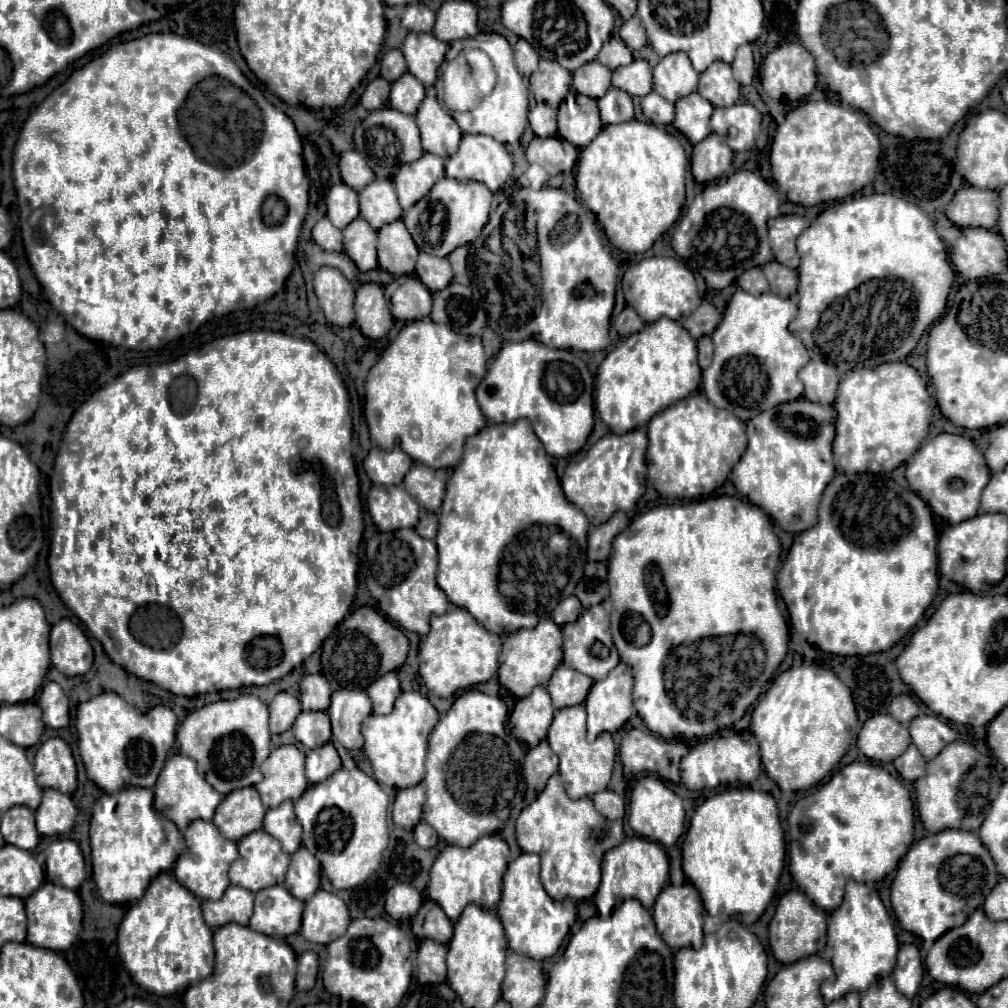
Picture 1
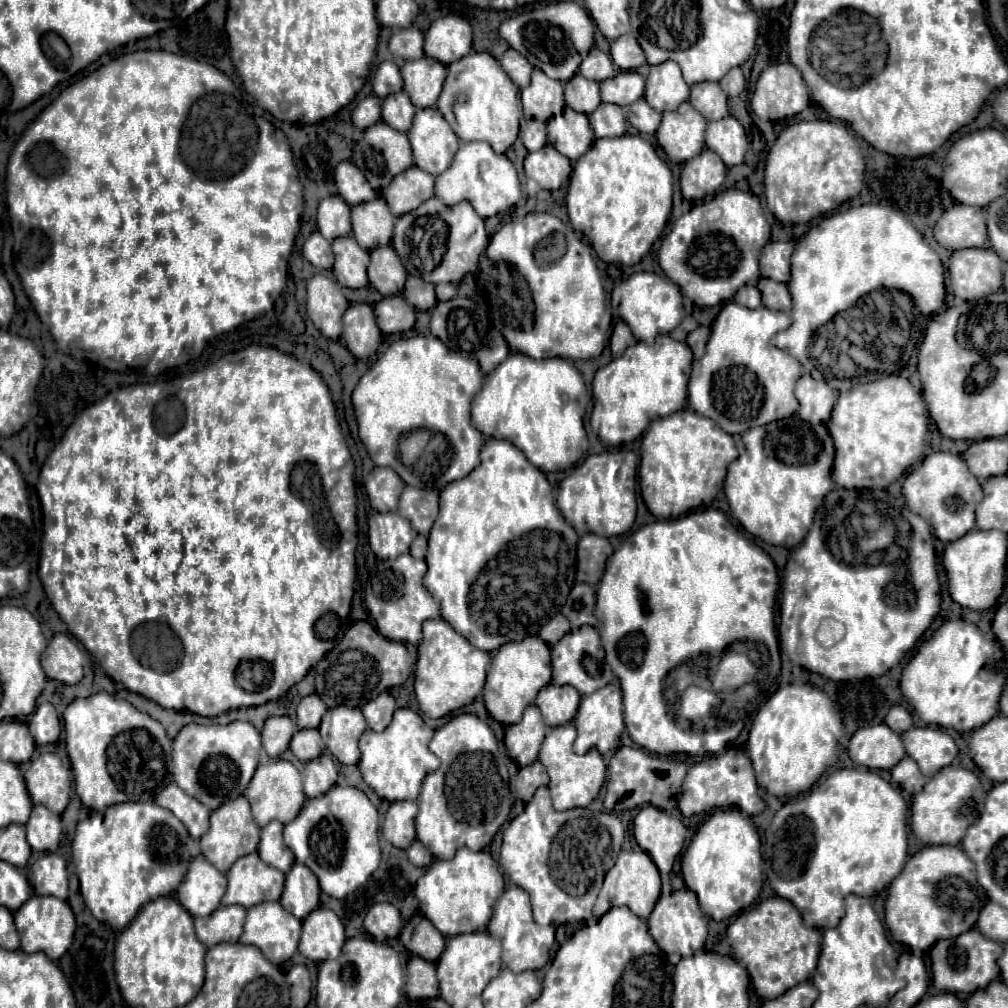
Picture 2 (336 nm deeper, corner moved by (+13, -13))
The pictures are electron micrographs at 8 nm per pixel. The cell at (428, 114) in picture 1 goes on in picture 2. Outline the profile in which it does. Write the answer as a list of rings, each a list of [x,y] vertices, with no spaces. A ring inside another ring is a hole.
[[[437,108],[417,110],[411,130],[407,132],[413,158],[419,168],[437,176],[445,172],[459,148],[459,138],[451,132]]]

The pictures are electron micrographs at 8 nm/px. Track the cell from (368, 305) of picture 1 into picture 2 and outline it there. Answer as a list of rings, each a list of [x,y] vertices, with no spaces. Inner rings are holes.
[[[351,304],[343,314],[343,342],[355,358],[369,358],[381,344],[381,332],[369,304]]]

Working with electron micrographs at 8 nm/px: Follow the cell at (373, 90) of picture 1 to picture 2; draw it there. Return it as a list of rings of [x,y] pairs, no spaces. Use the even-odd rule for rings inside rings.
[[[367,96],[353,110],[353,124],[359,130],[365,130],[379,120],[381,120],[381,100],[377,96]]]

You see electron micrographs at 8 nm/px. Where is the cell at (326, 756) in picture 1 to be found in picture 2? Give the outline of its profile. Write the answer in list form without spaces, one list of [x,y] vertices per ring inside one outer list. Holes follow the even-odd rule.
[[[325,752],[319,758],[305,764],[303,790],[305,790],[307,798],[321,796],[335,784],[335,780],[337,780],[337,766],[329,752]]]

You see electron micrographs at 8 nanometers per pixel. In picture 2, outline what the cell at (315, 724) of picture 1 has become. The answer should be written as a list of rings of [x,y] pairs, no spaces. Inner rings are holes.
[[[297,730],[289,748],[301,762],[309,762],[325,750],[325,744],[319,736],[319,730]]]

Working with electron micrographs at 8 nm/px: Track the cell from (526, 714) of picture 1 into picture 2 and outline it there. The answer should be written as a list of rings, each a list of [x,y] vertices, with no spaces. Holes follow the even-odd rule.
[[[527,706],[521,722],[507,726],[505,730],[505,746],[509,756],[519,764],[527,766],[537,760],[537,752],[545,738],[545,722],[541,718],[539,708]]]

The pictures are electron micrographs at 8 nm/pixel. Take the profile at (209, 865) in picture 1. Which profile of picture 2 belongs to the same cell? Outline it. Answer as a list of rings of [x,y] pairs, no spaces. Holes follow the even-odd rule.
[[[195,856],[187,868],[183,884],[177,888],[177,900],[191,916],[209,916],[227,888],[227,876],[219,872],[205,856]]]

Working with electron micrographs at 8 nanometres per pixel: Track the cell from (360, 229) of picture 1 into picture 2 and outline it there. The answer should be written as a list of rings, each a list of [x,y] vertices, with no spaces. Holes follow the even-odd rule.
[[[343,236],[339,240],[333,240],[333,274],[337,282],[345,288],[363,288],[367,286],[367,264],[369,264],[369,252],[359,248],[353,236]]]

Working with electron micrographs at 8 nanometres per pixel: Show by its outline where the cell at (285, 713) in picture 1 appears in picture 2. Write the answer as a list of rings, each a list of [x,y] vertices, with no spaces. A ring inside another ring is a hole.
[[[269,716],[261,732],[263,748],[269,754],[269,758],[277,758],[281,752],[285,752],[295,732],[297,728],[289,716]]]

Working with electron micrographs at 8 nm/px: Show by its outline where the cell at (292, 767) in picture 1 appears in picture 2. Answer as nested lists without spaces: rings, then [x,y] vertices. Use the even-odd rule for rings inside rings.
[[[277,758],[277,760],[271,760],[267,764],[259,764],[259,768],[255,770],[255,776],[251,778],[251,784],[247,786],[245,798],[249,800],[255,822],[259,826],[269,824],[271,820],[279,820],[279,822],[287,824],[299,814],[299,810],[305,802],[301,774],[289,760],[279,760]]]

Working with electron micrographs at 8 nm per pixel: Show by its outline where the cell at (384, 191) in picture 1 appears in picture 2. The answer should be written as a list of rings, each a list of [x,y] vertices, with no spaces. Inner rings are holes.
[[[381,196],[353,206],[351,222],[353,236],[361,248],[371,250],[377,246],[387,246],[391,242],[395,216],[391,216],[391,210],[387,208],[387,202]]]

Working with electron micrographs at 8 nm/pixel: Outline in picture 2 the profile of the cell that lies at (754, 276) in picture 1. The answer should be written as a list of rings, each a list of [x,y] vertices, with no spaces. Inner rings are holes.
[[[747,286],[747,288],[741,288],[735,298],[733,298],[739,306],[745,306],[745,308],[759,308],[761,306],[761,294],[757,290],[757,286]]]

